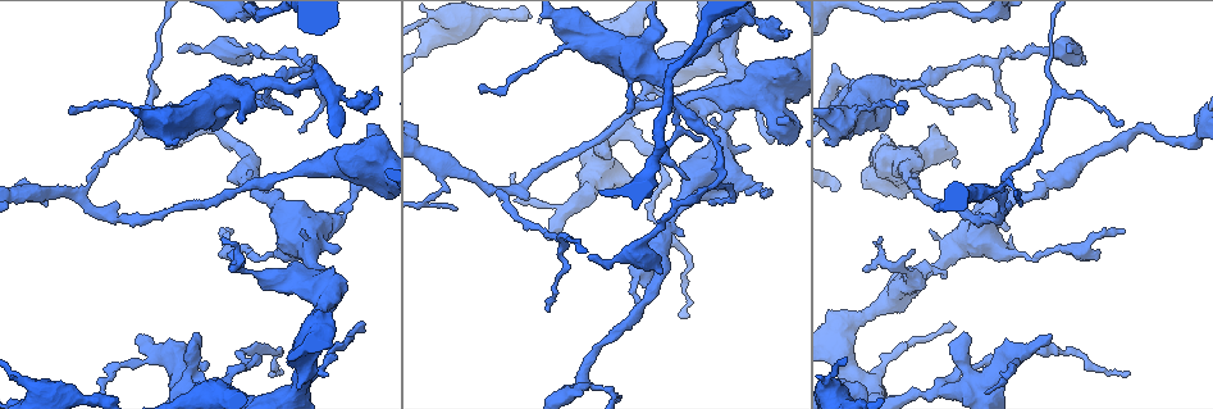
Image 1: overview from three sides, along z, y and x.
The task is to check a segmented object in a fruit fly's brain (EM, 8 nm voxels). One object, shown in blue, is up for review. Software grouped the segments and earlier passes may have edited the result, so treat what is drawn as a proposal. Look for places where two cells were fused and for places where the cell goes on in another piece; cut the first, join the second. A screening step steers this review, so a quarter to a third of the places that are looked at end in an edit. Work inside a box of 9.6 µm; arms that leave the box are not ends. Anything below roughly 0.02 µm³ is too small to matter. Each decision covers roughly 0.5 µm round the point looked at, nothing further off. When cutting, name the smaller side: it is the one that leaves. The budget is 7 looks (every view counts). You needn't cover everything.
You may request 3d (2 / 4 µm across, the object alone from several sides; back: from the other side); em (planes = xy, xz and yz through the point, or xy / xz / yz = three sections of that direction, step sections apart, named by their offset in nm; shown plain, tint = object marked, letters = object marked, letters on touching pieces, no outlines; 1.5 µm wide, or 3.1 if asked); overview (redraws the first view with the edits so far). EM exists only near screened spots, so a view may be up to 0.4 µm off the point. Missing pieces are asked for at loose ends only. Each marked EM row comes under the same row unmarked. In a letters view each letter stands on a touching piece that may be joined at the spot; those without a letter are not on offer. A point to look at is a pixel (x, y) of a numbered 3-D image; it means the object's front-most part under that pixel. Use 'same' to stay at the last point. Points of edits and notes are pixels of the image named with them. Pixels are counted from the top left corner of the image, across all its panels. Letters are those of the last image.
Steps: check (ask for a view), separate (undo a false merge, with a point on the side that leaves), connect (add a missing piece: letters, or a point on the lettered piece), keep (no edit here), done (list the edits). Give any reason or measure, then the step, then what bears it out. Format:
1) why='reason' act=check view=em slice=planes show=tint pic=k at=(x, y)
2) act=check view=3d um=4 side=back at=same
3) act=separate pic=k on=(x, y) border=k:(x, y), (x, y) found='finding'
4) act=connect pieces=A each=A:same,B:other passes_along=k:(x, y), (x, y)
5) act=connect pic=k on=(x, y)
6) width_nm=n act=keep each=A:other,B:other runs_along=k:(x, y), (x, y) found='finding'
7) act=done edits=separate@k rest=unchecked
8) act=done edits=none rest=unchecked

why='an open end' act=check view=3d um=2 pic=1 at=(925, 83)

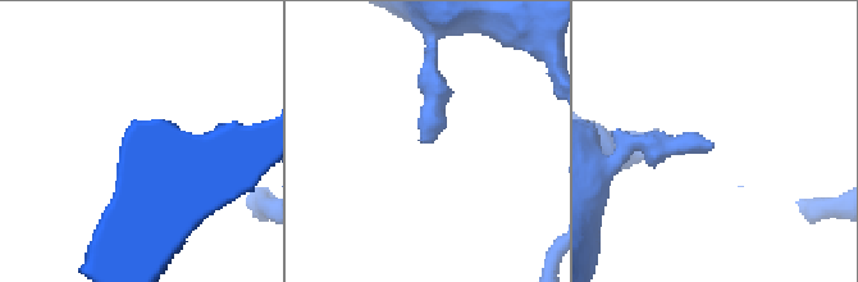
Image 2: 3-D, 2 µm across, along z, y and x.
why='shape alone is not enough' act=check view=em slice=yz step=4 show=tint pic=2 at=(714, 146)

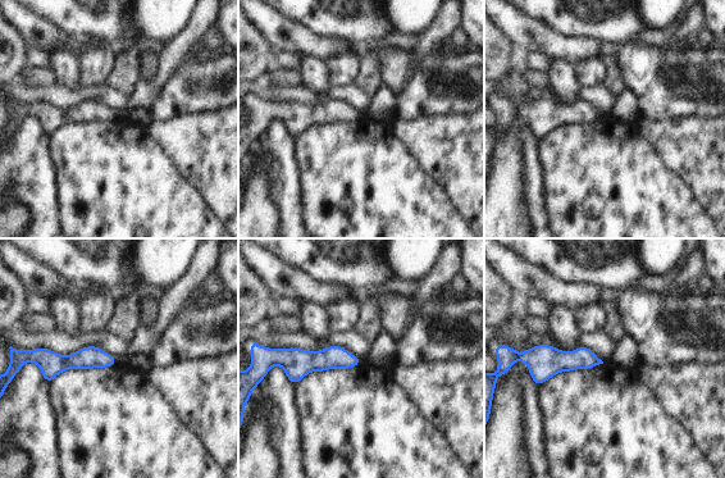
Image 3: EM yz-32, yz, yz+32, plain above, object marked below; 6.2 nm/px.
act=check view=em slice=planes show=letters at=same

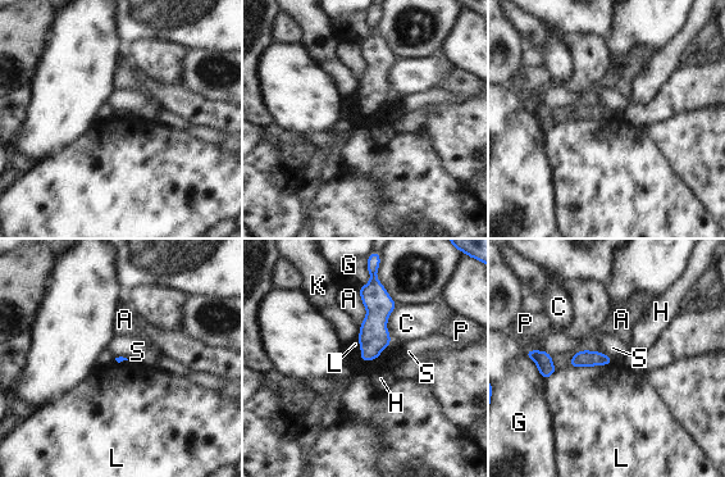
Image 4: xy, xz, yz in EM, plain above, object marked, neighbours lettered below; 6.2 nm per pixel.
longest_contact=L:280nm act=keep each=A:other,C:other,G:other,H:other,K:other,L:other,P:other,S:other found='none of them fits'

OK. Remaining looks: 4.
why='free end' act=check view=3d um=4 pic=1 at=(246, 63)

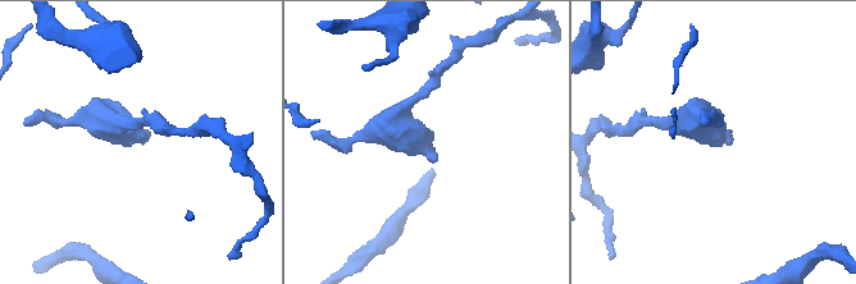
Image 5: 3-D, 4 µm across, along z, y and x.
why='shape alone is not enough' act=check view=em slice=planes show=letters pic=5 at=(140, 140)

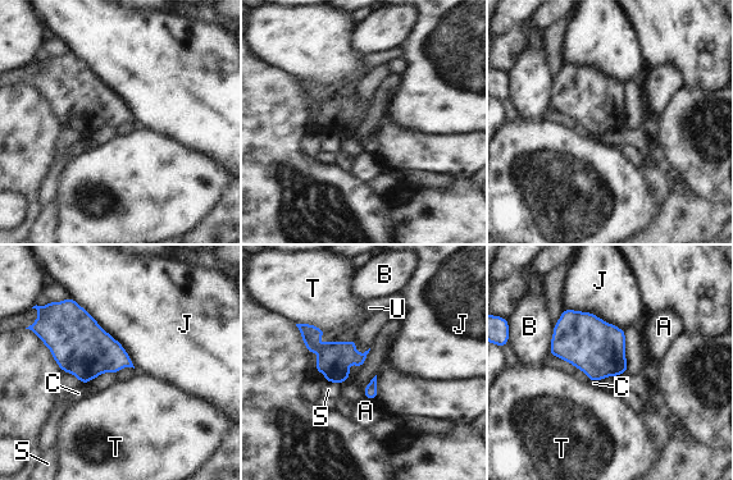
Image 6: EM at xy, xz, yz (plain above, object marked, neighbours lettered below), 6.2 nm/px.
width_nm=160 act=keep each=A:other,B:other,C:other,J:other,S:other,T:other,U:other border=6:(296, 323), (310, 323), (324, 332) found='none of them fits'

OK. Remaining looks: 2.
why='long arm stops here' act=check view=em slice=yz step=8 show=tint pic=1 at=(951, 332)

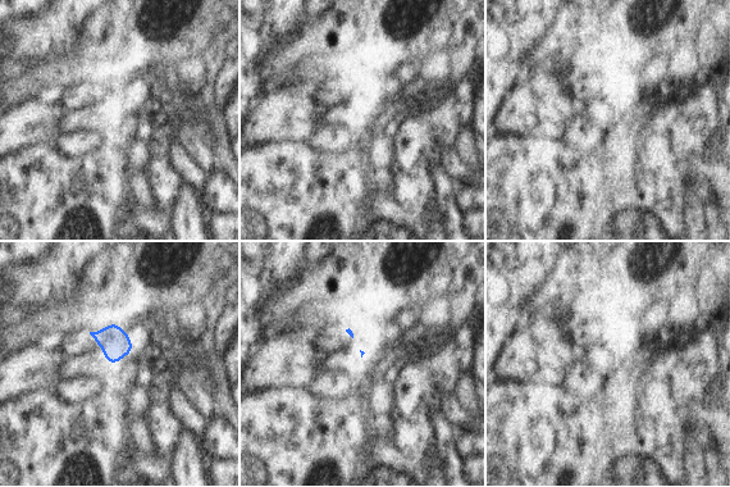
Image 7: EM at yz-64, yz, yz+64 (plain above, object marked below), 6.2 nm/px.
why='another direction' act=check view=em slice=planes show=letters at=same

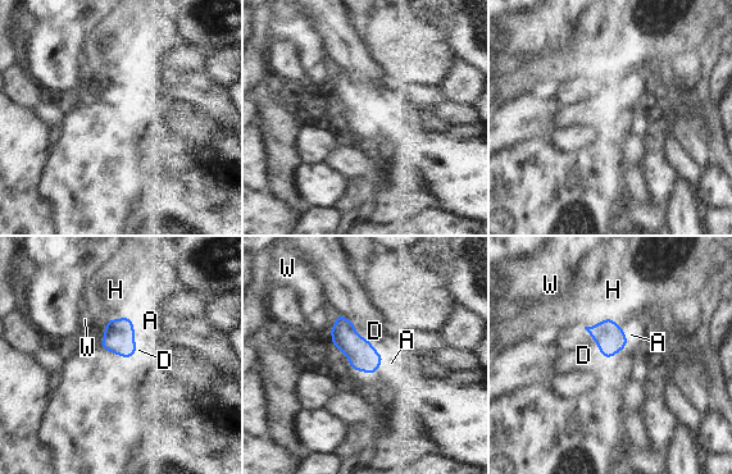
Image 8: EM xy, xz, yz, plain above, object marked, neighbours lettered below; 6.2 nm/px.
act=keep each=A:other,D:other,H:other,W:other border=8:(353, 323), (354, 328), (383, 356) found='none of them fits'

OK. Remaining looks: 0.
act=done edits=none rest=unchecked

